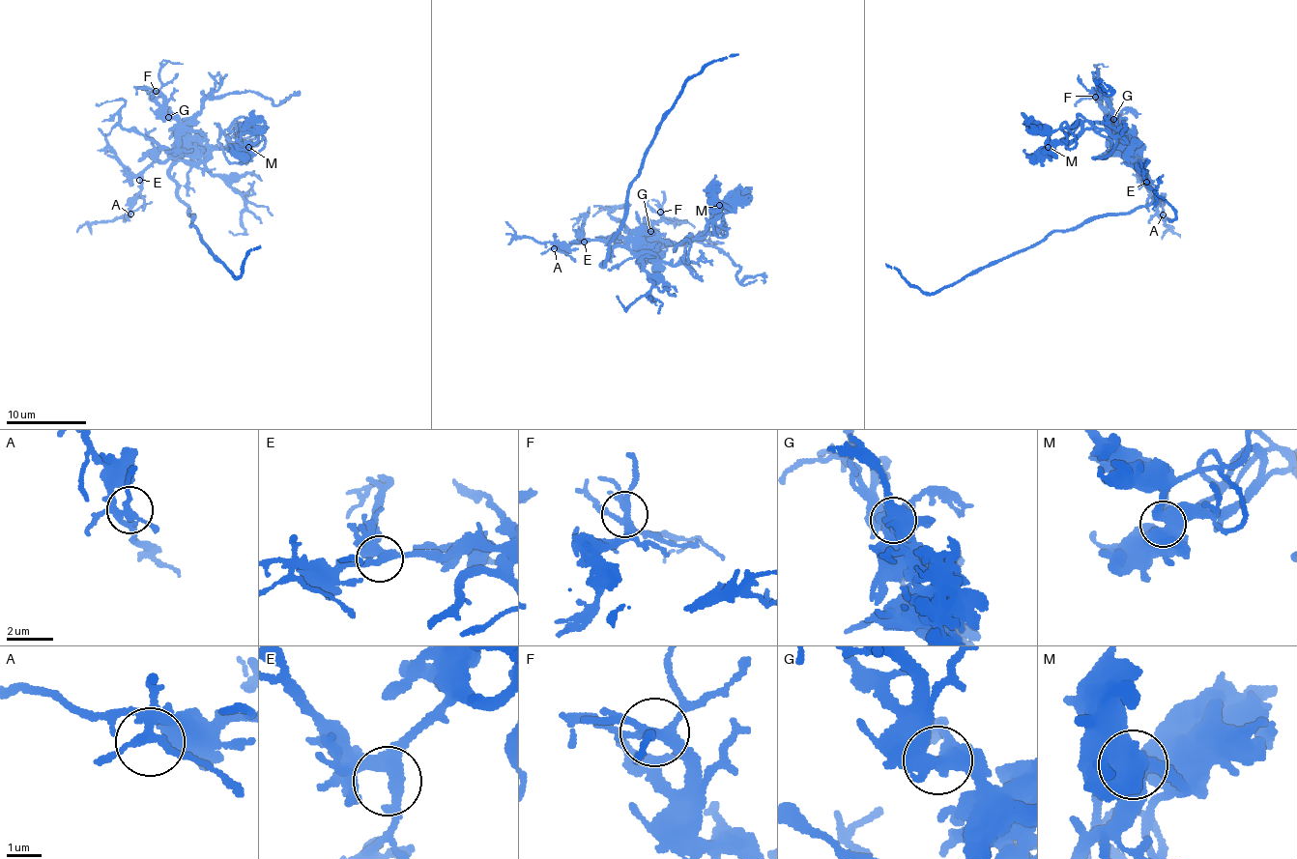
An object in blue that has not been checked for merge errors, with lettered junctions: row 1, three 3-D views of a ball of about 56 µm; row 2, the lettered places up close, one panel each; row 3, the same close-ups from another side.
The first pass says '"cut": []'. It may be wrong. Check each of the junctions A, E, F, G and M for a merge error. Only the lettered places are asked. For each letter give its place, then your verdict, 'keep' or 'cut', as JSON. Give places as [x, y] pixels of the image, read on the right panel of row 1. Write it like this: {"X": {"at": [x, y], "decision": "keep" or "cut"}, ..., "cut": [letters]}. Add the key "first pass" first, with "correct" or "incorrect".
{"first pass": "correct", "A": {"at": [1163, 214], "decision": "keep"}, "E": {"at": [1146, 182], "decision": "keep"}, "F": {"at": [1095, 97], "decision": "keep"}, "G": {"at": [1113, 119], "decision": "keep"}, "M": {"at": [1048, 147], "decision": "keep"}, "cut": []}

